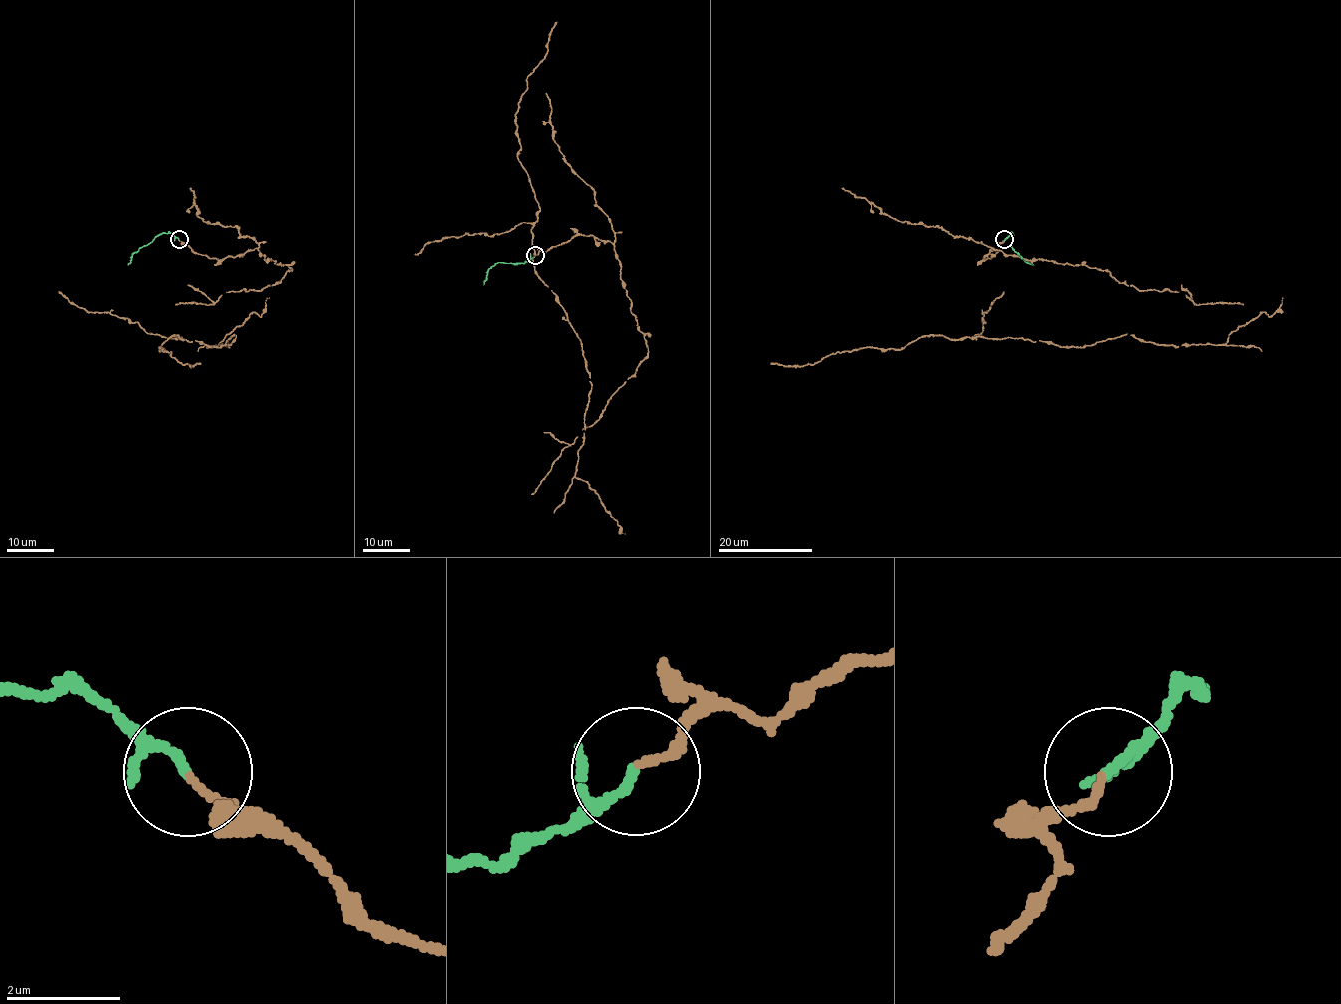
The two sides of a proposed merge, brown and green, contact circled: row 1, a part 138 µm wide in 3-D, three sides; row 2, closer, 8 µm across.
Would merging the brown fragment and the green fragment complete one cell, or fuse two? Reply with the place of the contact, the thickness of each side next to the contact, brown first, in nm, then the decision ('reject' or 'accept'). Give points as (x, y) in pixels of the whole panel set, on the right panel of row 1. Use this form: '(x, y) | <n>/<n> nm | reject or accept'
(1004, 239) | 130/120 nm | accept

